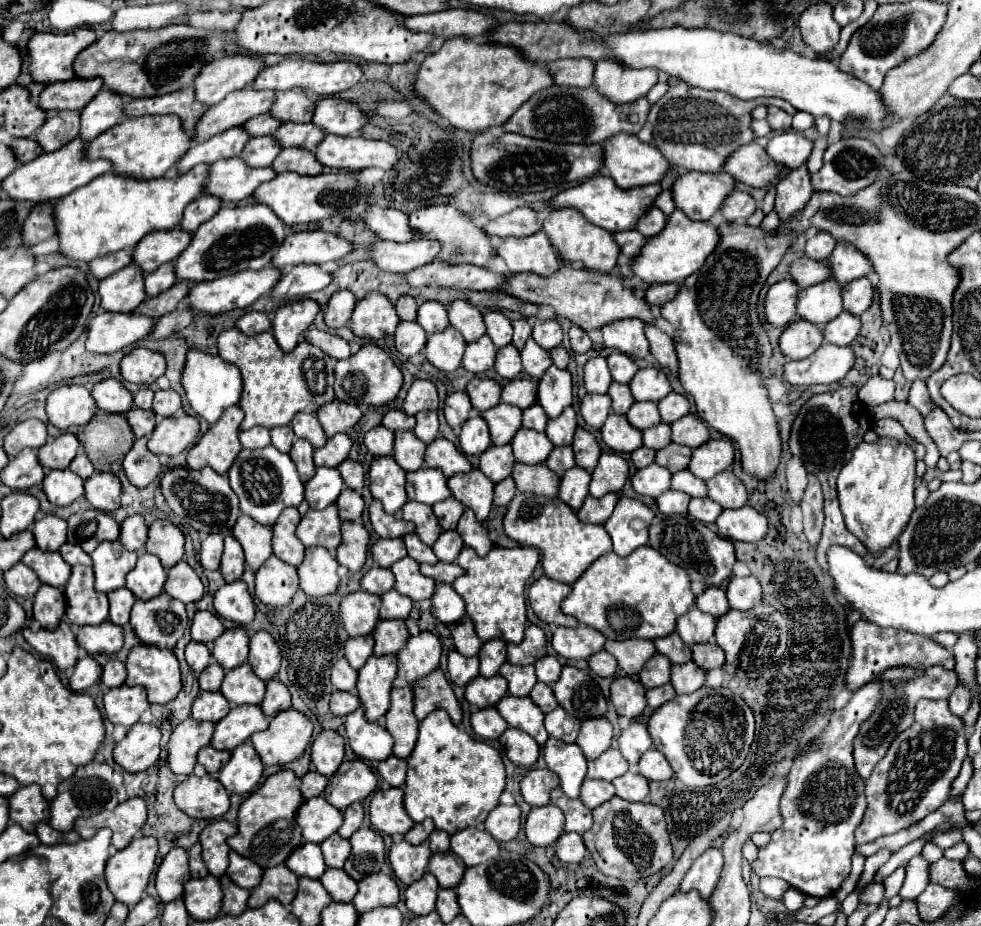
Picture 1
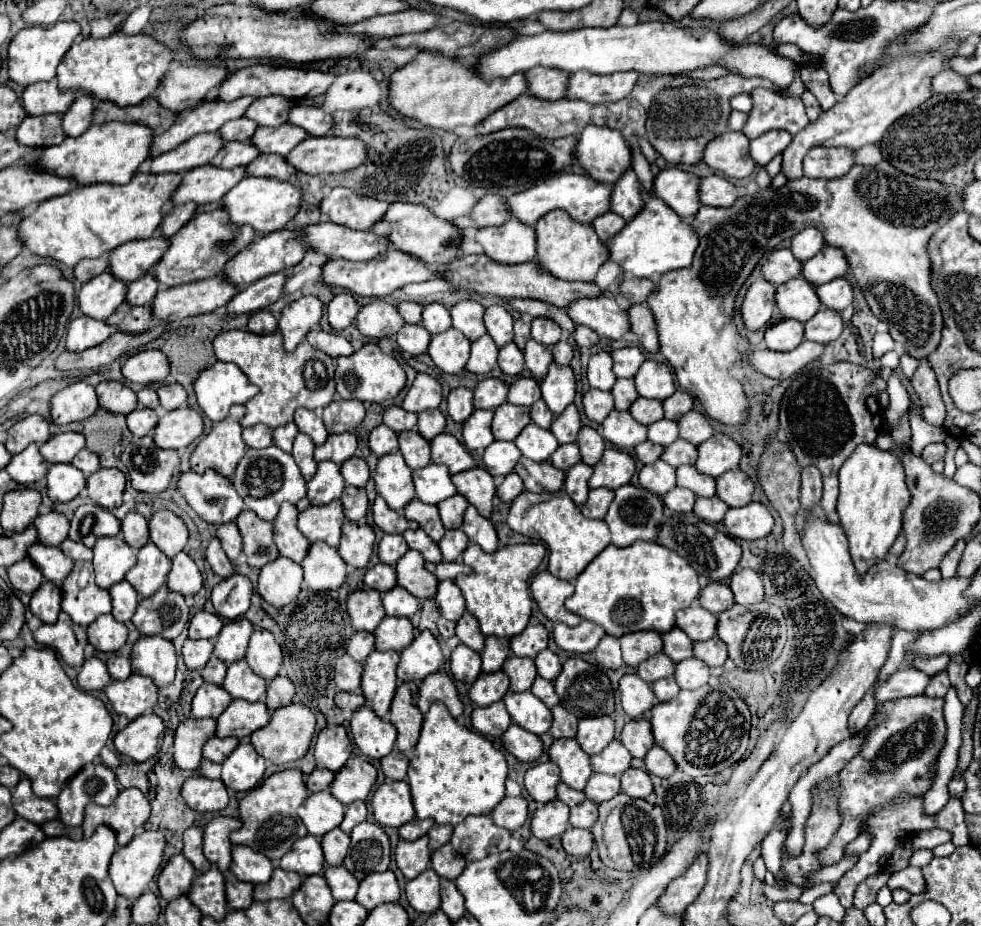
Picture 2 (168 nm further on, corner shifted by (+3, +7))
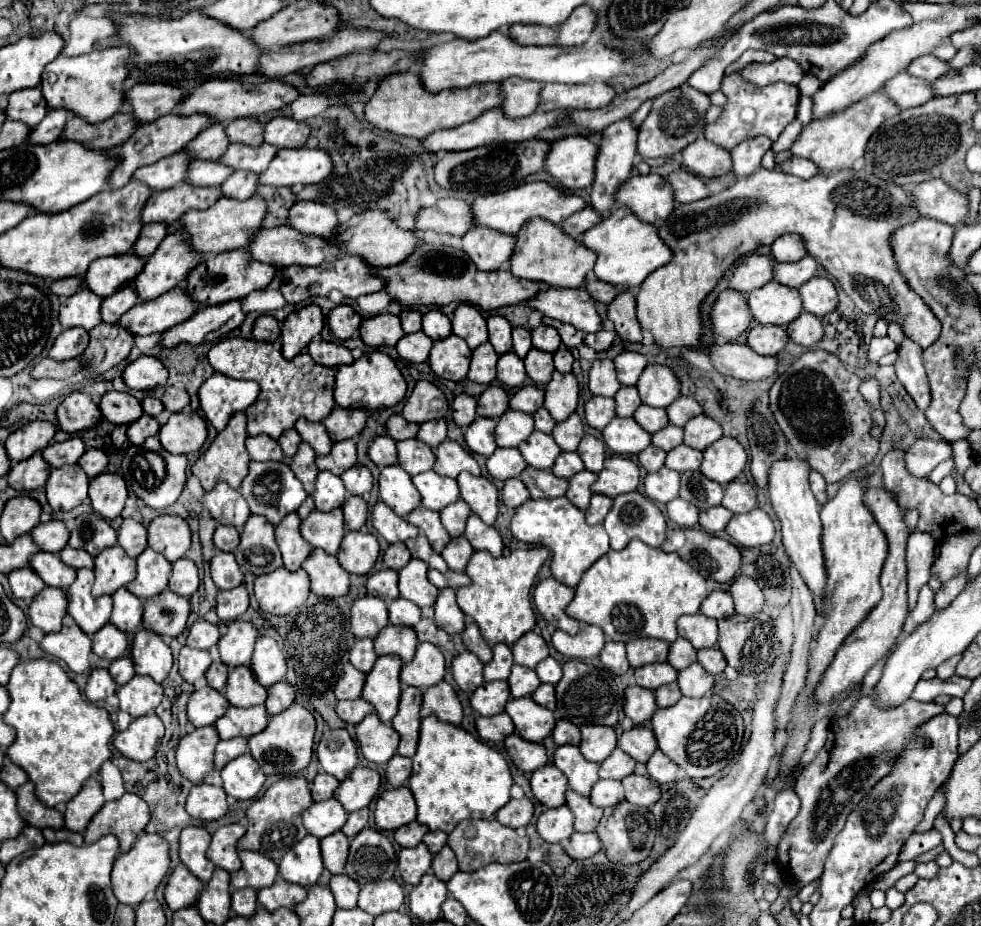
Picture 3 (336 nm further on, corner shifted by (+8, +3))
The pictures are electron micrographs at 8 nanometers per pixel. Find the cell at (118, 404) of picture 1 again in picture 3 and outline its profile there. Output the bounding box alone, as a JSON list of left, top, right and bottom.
[100,391,142,425]

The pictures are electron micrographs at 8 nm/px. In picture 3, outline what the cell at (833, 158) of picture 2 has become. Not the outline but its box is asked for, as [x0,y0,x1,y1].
[780,157,820,179]

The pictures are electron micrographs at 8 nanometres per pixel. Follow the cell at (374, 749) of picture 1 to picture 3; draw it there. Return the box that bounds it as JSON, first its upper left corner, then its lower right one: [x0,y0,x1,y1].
[356,713,400,765]

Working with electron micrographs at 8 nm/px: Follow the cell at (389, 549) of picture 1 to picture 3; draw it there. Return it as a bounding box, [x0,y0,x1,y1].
[384,543,412,569]

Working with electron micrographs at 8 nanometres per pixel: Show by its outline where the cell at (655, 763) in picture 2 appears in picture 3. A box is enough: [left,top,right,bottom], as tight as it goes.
[648,749,678,783]

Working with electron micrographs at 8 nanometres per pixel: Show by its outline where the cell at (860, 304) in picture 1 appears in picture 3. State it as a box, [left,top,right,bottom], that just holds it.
[798,277,838,317]

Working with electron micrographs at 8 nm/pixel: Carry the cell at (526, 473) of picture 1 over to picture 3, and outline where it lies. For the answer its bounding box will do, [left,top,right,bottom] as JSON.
[520,467,568,499]

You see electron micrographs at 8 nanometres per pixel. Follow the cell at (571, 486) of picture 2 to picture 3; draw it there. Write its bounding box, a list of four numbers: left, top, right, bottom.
[566,471,596,511]

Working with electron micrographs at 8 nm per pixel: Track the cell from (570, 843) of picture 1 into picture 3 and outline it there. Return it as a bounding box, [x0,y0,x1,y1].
[564,833,602,859]

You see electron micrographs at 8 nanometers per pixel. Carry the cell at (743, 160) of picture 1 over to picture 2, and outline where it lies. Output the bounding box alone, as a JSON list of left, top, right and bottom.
[705,131,755,179]

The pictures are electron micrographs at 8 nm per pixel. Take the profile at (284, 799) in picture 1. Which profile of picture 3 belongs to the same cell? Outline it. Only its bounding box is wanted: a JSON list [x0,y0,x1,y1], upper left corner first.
[238,777,312,863]

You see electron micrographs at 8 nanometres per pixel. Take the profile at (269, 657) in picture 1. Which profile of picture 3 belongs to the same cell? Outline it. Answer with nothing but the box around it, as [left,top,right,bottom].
[250,637,286,687]

